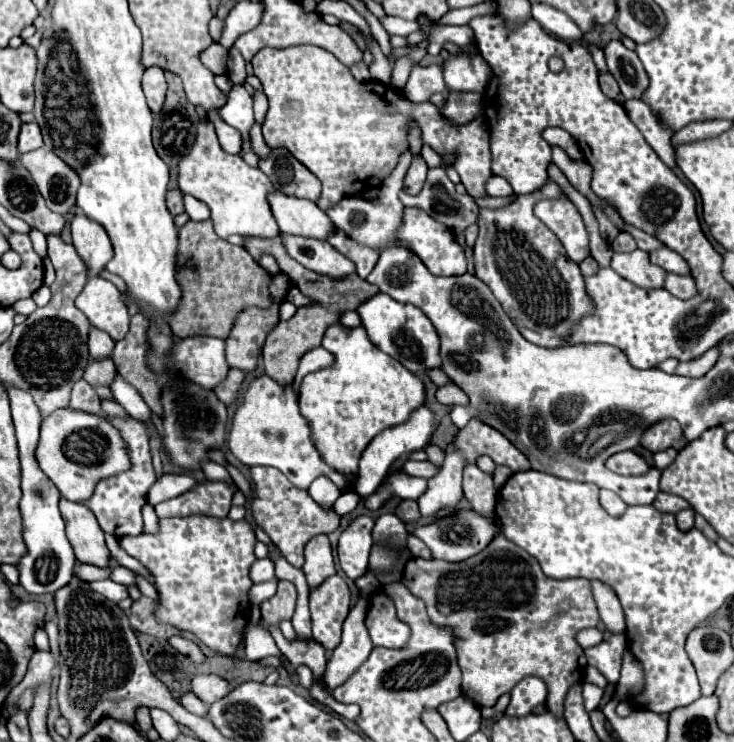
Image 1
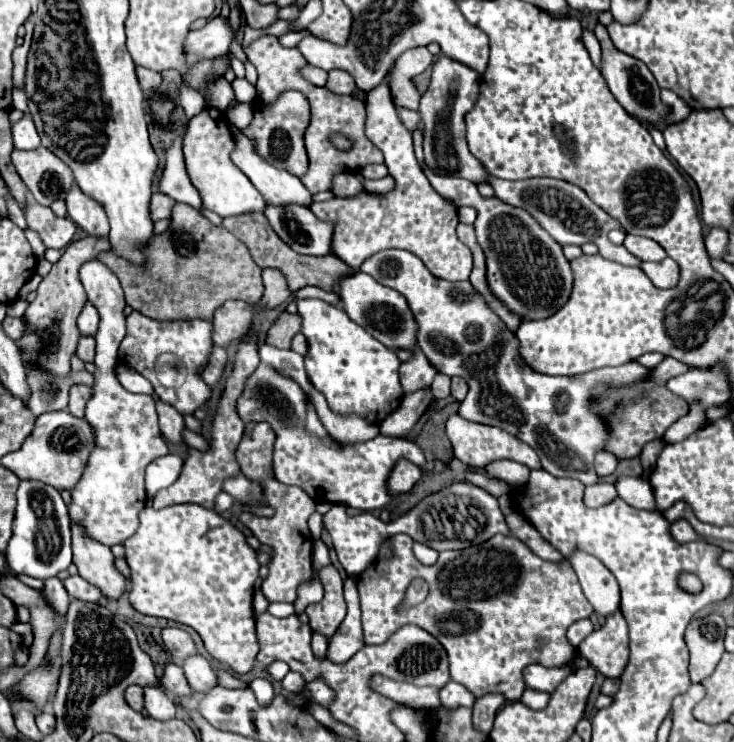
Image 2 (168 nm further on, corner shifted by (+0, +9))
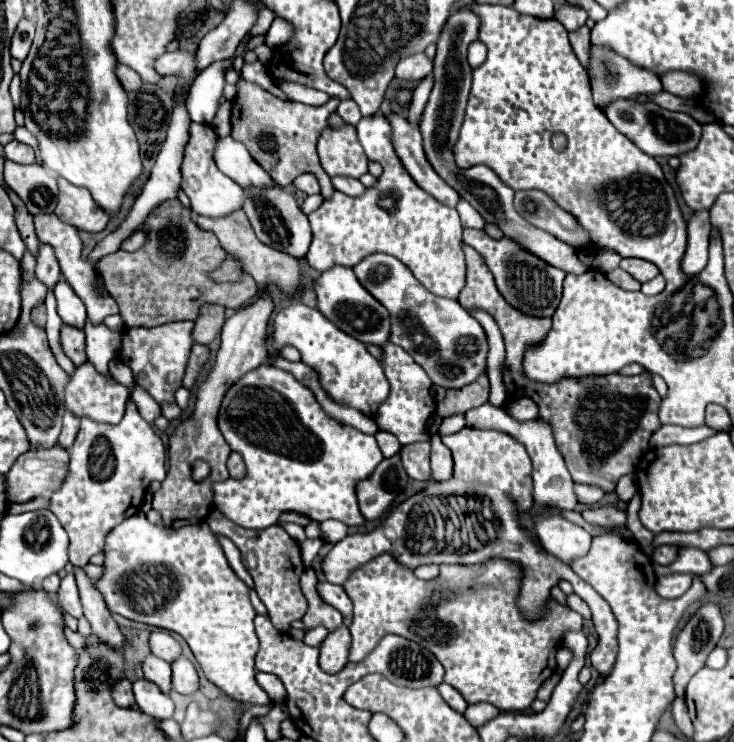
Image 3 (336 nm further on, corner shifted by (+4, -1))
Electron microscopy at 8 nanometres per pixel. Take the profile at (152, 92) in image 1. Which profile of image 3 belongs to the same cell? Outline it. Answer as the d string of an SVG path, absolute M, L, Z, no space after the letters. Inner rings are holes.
M117 64L117 76L119 76L119 80L121 80L121 84L123 84L123 88L127 92L137 92L141 88L141 84L143 84L139 74L135 70L123 66L123 64Z

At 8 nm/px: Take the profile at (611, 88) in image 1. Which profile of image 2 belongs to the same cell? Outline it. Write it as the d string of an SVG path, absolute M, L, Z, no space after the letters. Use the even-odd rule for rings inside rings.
M583 30L583 44L585 44L587 52L591 54L593 64L599 68L599 62L601 62L601 46L599 46L599 42L597 42L597 38L595 38L595 34L591 30Z

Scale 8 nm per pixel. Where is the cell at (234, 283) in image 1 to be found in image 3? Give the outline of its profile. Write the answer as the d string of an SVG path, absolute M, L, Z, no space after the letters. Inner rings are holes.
M167 202L167 204L161 204L159 208L155 208L155 212L151 212L151 216L145 220L147 242L143 248L139 248L135 252L119 250L119 252L103 256L95 264L99 276L103 278L103 284L107 278L107 290L119 304L119 314L123 314L125 326L129 326L129 328L161 326L161 324L177 322L177 320L195 320L199 316L201 306L205 306L205 304L219 304L225 308L239 310L239 308L251 304L259 292L259 284L249 274L243 274L237 282L213 282L209 278L209 272L219 270L229 256L223 250L223 246L219 244L217 236L213 232L205 232L199 226L195 226L191 222L191 218L187 216L185 208L177 206L177 204L179 202L175 202L175 204Z

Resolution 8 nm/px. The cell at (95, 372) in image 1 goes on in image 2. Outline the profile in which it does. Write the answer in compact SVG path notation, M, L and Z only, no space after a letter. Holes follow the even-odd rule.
M81 336L81 338L79 338L77 356L79 356L83 362L93 362L93 356L95 356L95 340L93 340L91 336Z

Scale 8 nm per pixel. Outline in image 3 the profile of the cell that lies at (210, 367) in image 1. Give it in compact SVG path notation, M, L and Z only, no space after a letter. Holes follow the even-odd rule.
M171 322L155 328L127 328L121 340L119 362L133 370L135 382L147 390L159 404L175 402L175 390L183 386L185 368L193 346L193 322Z

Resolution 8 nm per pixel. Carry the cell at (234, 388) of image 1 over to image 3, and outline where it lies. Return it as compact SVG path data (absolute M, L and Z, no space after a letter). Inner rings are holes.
M193 344L191 348L191 358L189 358L189 364L187 364L187 372L185 372L185 378L183 378L183 386L185 388L193 388L195 386L195 380L201 372L201 368L209 362L209 348L203 346L203 344Z

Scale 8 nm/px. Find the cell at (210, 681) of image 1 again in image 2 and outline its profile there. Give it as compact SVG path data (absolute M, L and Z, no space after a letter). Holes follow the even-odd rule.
M195 654L191 658L187 658L183 662L183 670L185 670L185 678L189 682L189 686L195 690L195 692L207 692L211 690L213 686L217 686L217 678L215 678L215 672L211 670L209 662Z

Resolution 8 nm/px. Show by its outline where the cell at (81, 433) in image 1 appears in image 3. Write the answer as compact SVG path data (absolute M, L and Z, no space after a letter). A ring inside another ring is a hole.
M55 444L53 448L31 448L25 456L21 456L11 470L7 472L7 482L9 482L9 502L29 502L37 496L49 496L57 492L67 478L69 470L69 450ZM31 456L31 462L25 464L25 458Z

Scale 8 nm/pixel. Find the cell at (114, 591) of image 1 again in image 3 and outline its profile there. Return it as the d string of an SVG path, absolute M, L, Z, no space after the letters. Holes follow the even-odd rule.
M71 572L61 580L61 586L57 592L57 602L71 616L75 616L75 618L83 616L83 608L79 602L79 590Z

